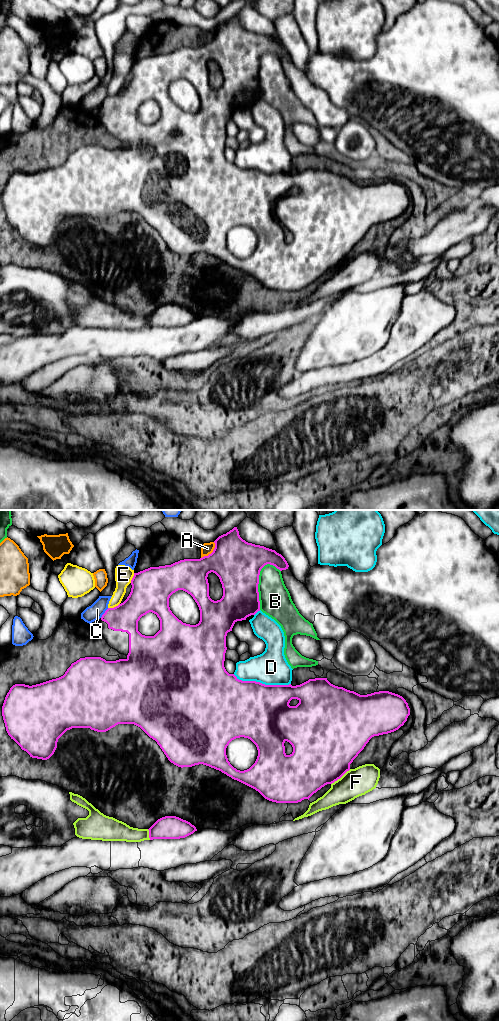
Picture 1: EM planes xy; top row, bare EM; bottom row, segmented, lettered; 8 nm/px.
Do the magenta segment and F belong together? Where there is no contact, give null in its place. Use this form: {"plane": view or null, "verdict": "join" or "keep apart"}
{"plane": "xy", "verdict": "join"}

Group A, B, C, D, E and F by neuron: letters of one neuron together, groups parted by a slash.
A / B / C / D / E / F

